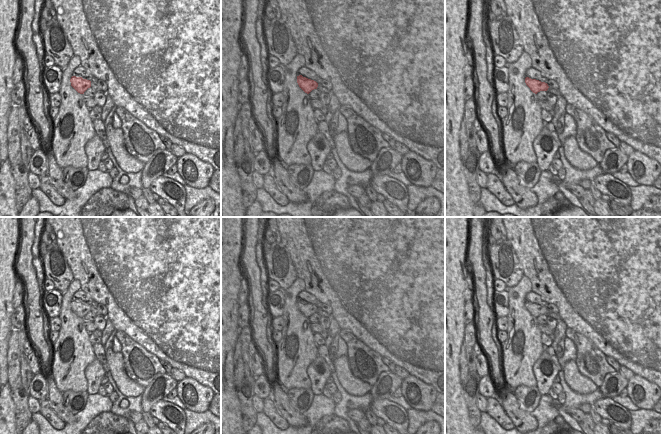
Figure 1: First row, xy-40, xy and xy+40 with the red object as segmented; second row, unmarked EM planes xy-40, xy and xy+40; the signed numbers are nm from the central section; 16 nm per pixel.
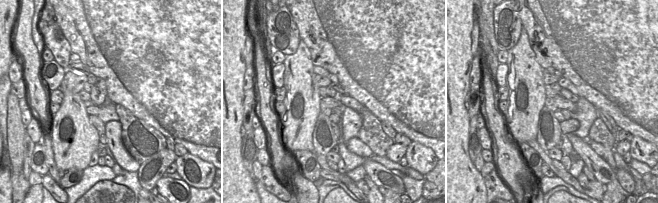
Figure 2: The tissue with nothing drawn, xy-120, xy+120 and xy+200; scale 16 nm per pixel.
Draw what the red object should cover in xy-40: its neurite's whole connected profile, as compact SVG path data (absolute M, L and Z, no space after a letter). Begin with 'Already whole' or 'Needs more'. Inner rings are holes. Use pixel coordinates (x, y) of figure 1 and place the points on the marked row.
Already whole. M72 76L70 82L71 86L80 94L84 94L91 87L91 81L83 79L82 77Z

